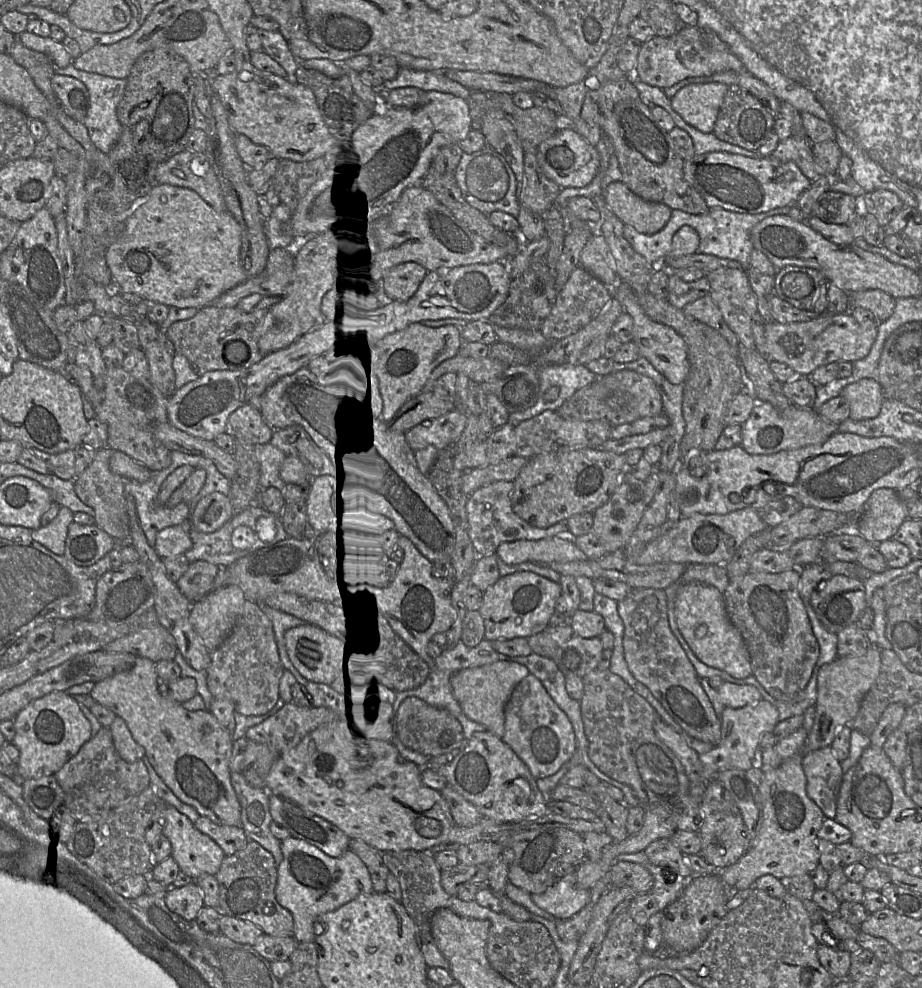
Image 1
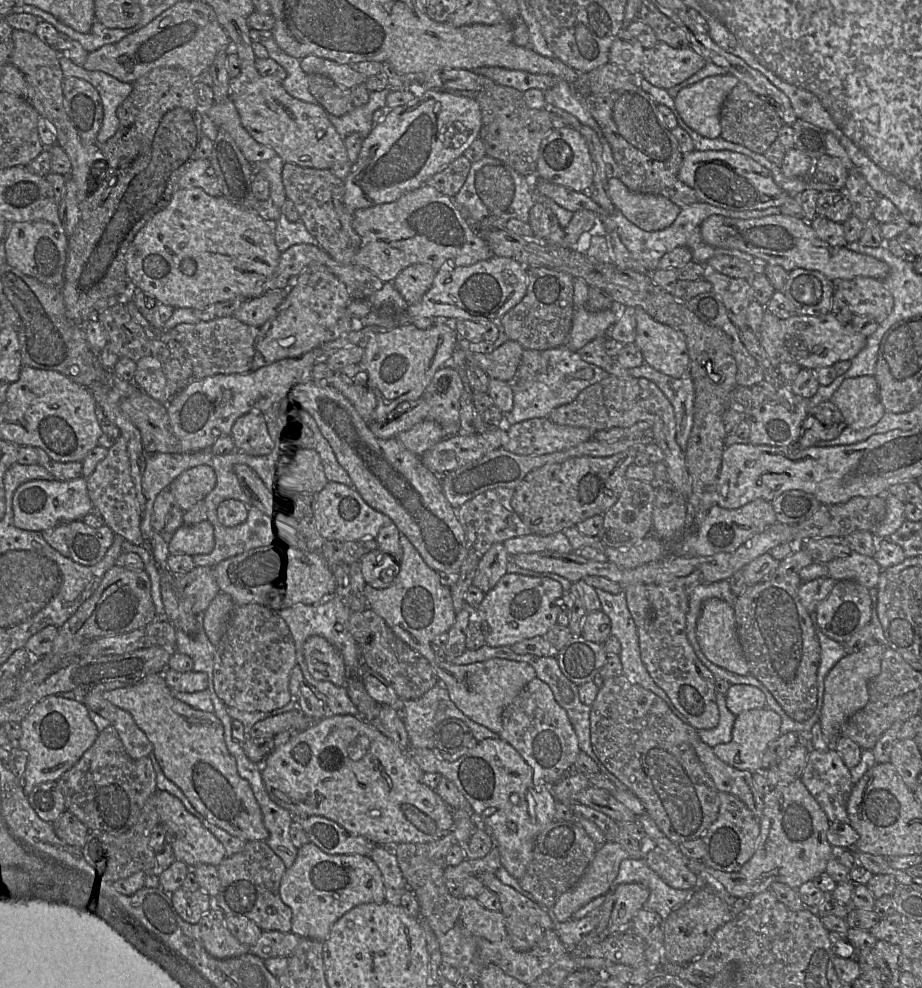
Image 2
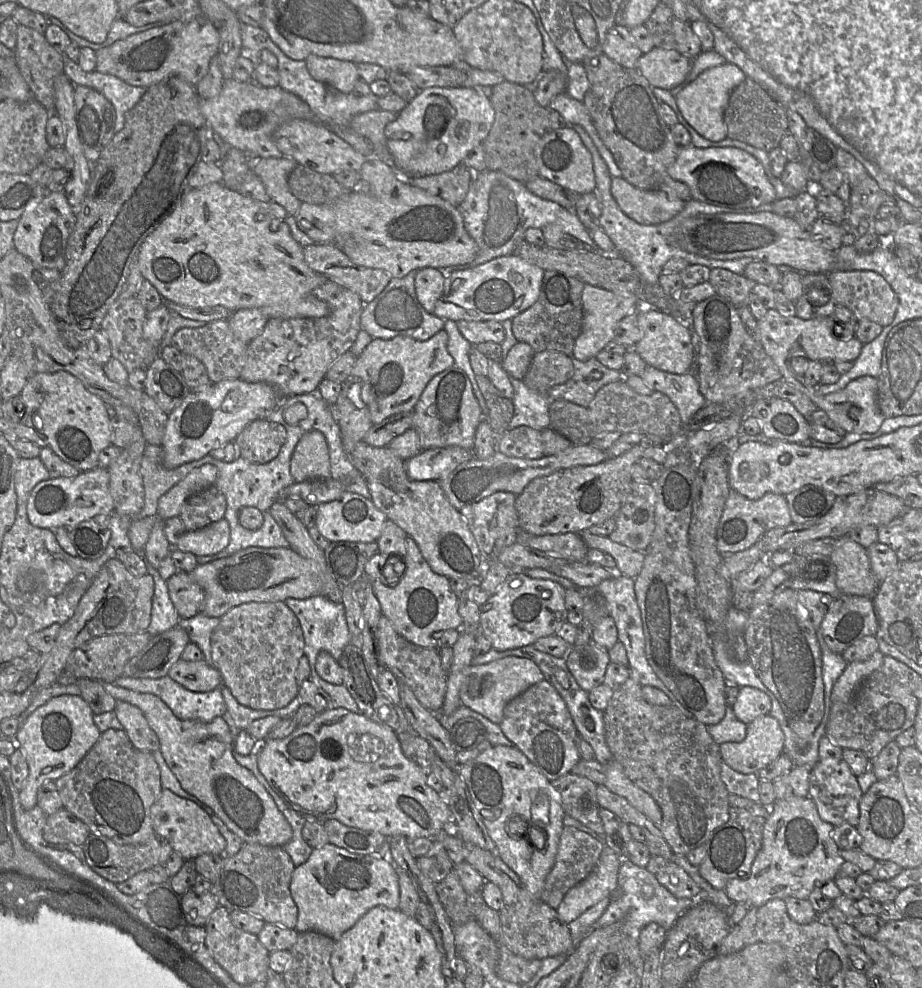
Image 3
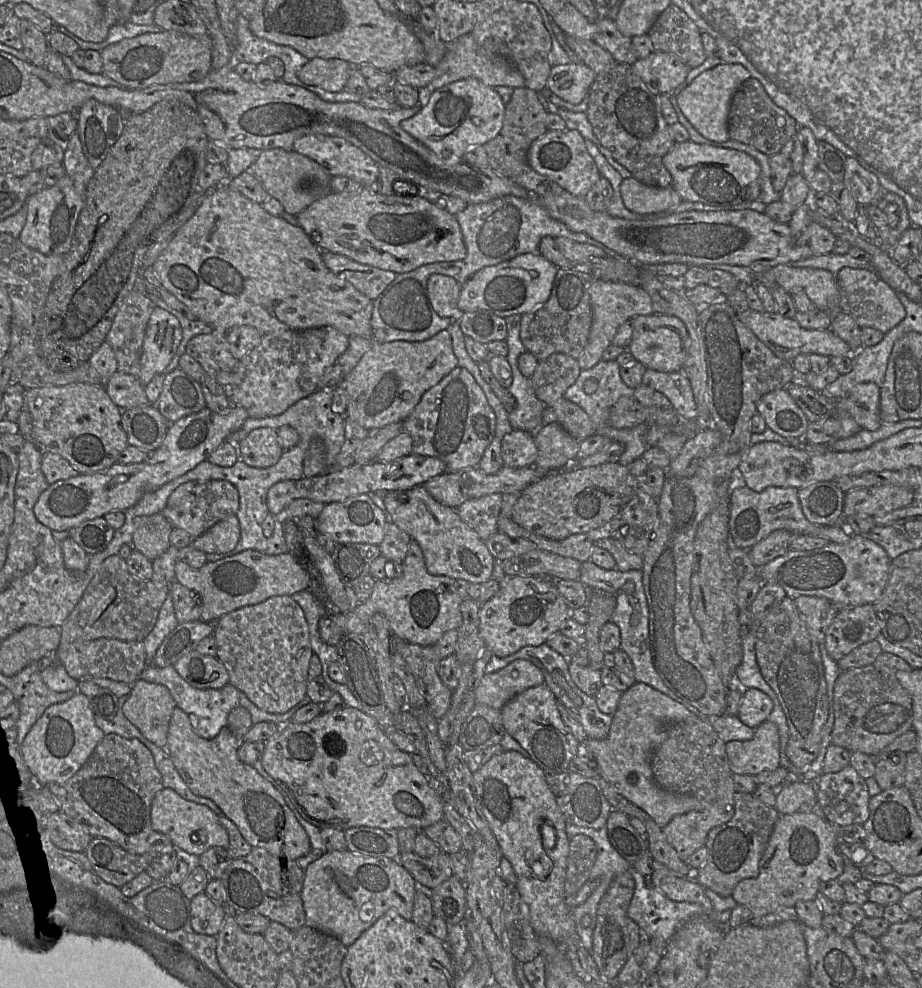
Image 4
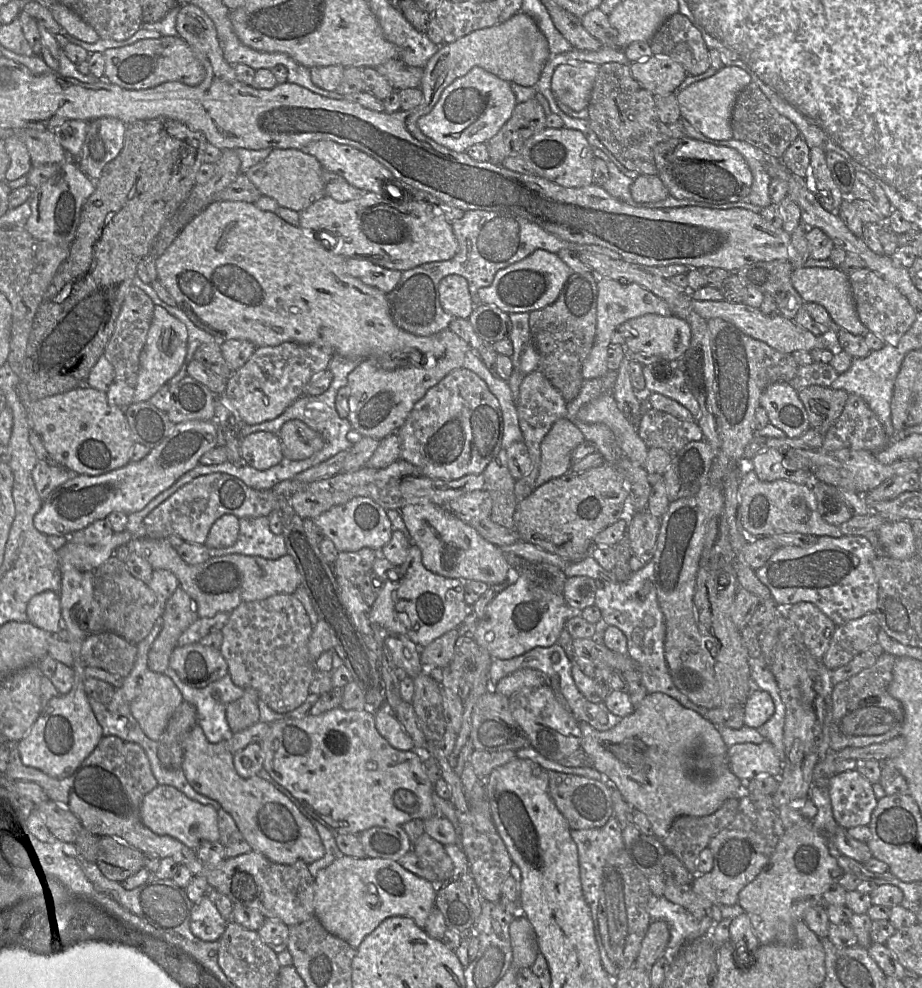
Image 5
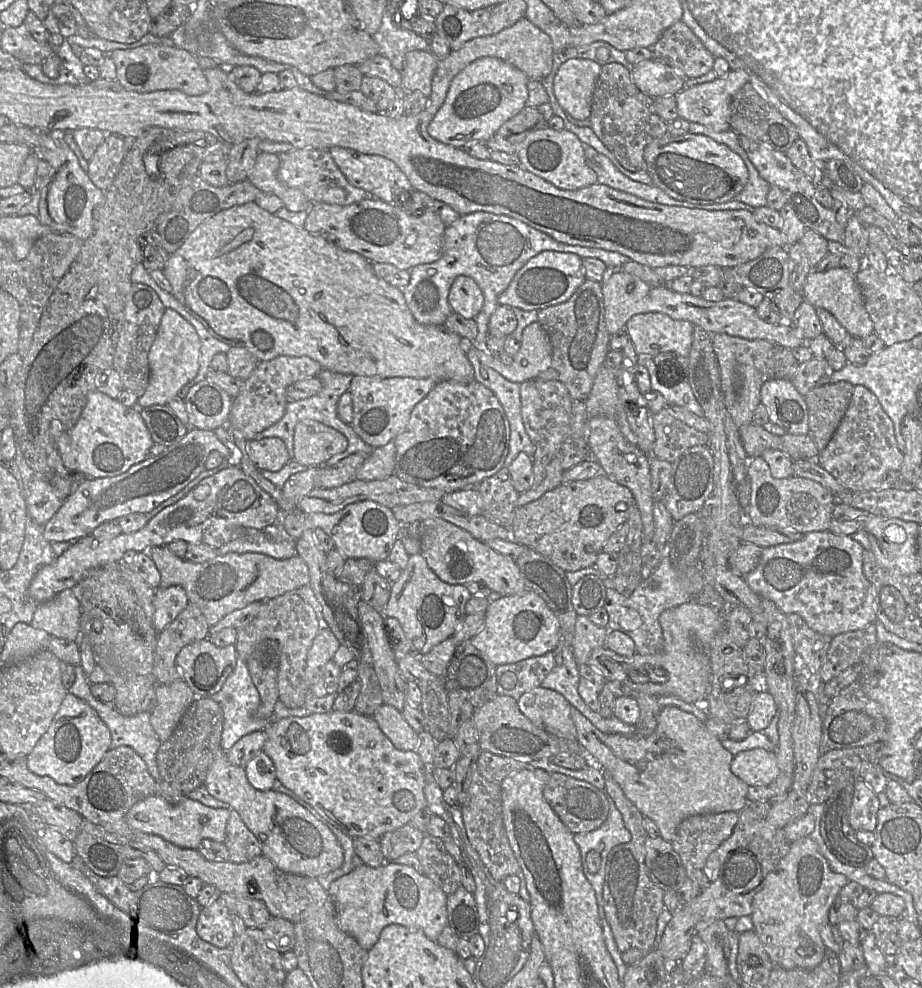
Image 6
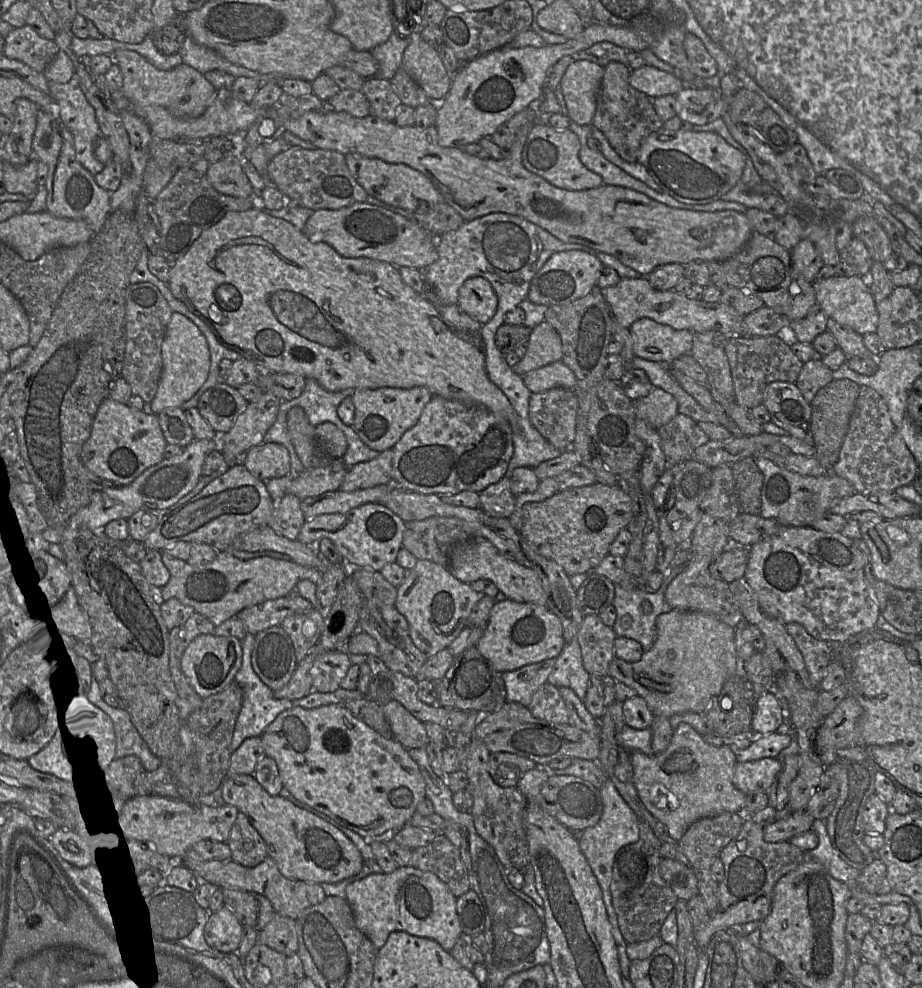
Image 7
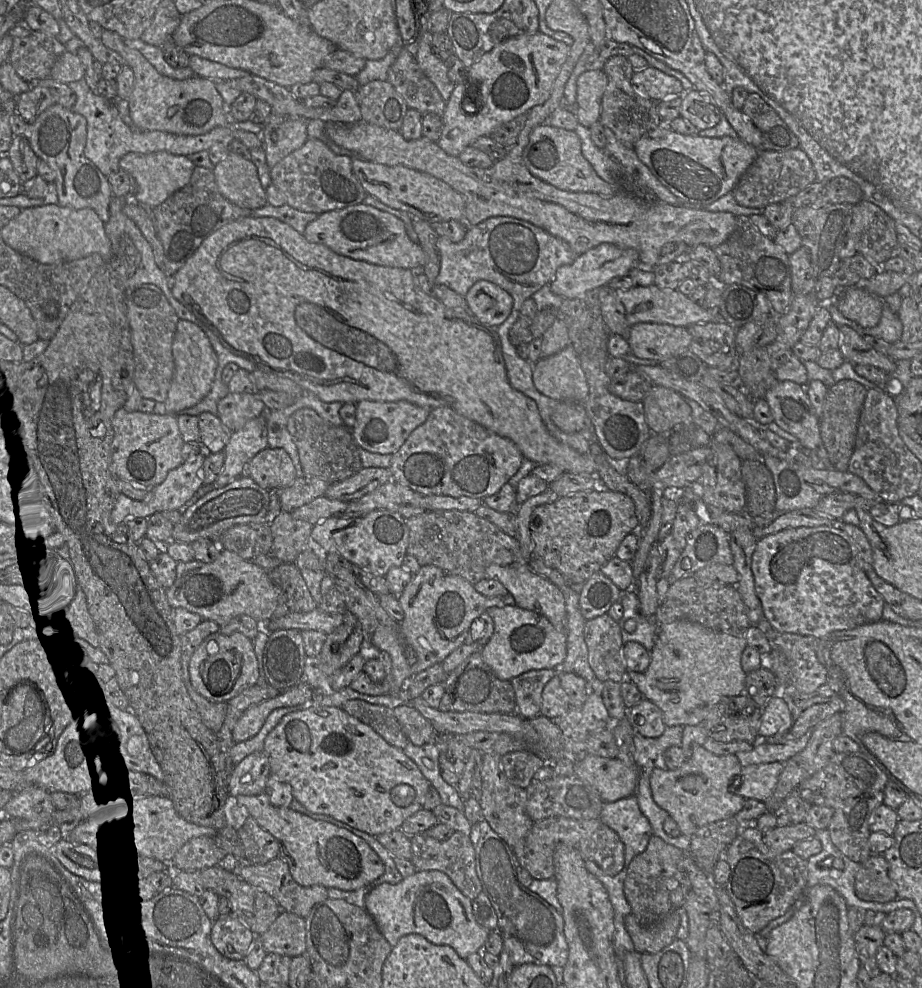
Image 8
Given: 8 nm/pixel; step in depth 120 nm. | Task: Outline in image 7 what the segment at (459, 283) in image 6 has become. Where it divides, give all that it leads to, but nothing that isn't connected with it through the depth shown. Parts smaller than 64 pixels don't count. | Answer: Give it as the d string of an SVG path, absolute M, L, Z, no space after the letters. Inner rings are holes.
M476 276L465 280L459 288L457 304L470 317L484 324L495 315L498 298L487 279Z

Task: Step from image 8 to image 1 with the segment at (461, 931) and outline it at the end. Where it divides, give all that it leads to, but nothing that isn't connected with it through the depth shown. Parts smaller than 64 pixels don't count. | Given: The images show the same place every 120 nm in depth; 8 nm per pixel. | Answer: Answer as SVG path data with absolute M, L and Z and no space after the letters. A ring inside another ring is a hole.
M288 837L281 841L281 851L283 857L277 867L275 895L278 903L291 912L294 921L293 937L299 943L314 941L317 936L314 924L322 914L336 910L359 895L374 892L366 865L349 849L339 857L330 857L304 840Z

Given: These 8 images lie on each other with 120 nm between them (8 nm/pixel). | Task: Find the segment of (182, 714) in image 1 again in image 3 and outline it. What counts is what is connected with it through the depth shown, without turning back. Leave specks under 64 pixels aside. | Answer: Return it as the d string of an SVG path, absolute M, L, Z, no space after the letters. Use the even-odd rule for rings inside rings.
M100 682L105 691L116 700L126 701L143 712L159 739L162 756L181 787L210 807L244 843L283 847L292 839L292 827L271 795L253 773L233 757L234 736L222 717L216 717L209 723L181 720L154 694L132 691L115 683Z

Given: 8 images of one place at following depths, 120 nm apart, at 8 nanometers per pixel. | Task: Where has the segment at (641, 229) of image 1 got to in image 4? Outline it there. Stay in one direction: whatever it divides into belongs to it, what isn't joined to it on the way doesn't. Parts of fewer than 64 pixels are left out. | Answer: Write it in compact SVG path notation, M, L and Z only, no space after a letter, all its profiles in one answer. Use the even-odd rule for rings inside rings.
M633 177L622 181L620 193L625 207L640 215L663 212L682 202L673 187L648 186Z

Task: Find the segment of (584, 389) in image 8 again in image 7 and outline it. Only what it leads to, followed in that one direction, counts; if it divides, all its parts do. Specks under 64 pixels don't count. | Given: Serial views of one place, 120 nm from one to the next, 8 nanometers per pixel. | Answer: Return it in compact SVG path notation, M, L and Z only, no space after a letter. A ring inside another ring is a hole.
M562 360L532 370L523 376L527 388L532 393L562 387L574 392L577 379L574 372Z

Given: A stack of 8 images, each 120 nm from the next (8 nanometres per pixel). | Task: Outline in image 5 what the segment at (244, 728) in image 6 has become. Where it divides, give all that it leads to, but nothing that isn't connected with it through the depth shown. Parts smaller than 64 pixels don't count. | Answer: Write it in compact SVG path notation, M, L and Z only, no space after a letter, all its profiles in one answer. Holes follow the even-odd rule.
M170 667L164 674L173 680L184 701L196 708L197 724L209 742L228 741L232 737L234 733L226 719L226 708L229 703L244 696L245 689L236 686L228 673L204 688L193 688L187 685Z

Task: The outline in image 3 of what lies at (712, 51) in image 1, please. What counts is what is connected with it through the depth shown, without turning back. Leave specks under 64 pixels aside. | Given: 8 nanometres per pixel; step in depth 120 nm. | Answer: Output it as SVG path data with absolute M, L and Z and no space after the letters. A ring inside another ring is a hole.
M655 47L641 56L637 69L651 87L672 90L688 77L693 60L676 50Z

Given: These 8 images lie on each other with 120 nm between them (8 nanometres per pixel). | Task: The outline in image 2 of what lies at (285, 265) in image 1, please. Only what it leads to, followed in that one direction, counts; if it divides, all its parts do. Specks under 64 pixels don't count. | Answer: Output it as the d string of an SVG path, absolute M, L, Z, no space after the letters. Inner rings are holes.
M275 289L257 298L248 299L232 315L240 322L260 328L275 313L288 295L288 289Z

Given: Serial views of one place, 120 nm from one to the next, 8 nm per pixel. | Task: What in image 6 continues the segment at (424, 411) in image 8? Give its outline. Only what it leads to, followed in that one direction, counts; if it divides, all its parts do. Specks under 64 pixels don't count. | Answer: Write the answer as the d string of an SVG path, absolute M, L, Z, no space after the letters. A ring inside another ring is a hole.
M355 375L350 382L355 433L372 448L391 442L407 426L411 412L439 381L433 378L391 377Z

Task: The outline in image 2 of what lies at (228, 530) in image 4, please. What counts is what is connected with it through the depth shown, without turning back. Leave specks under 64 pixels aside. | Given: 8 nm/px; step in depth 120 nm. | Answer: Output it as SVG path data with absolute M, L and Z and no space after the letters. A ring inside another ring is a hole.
M205 520L196 524L182 525L171 536L170 554L184 553L191 556L209 554L215 546L213 525Z

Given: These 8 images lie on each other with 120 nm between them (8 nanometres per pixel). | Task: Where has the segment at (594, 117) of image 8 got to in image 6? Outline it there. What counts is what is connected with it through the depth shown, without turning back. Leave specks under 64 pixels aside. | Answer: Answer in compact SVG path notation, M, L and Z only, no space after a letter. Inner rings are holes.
M589 59L564 62L554 78L554 94L560 106L578 120L590 118L592 96L601 66Z

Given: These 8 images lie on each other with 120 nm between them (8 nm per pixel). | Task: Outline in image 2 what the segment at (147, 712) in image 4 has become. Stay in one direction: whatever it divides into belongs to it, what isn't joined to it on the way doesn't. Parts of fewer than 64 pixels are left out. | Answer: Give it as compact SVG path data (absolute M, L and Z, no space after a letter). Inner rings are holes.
M118 708L112 726L117 730L123 746L130 757L139 759L152 753L153 744L138 727L129 712Z

